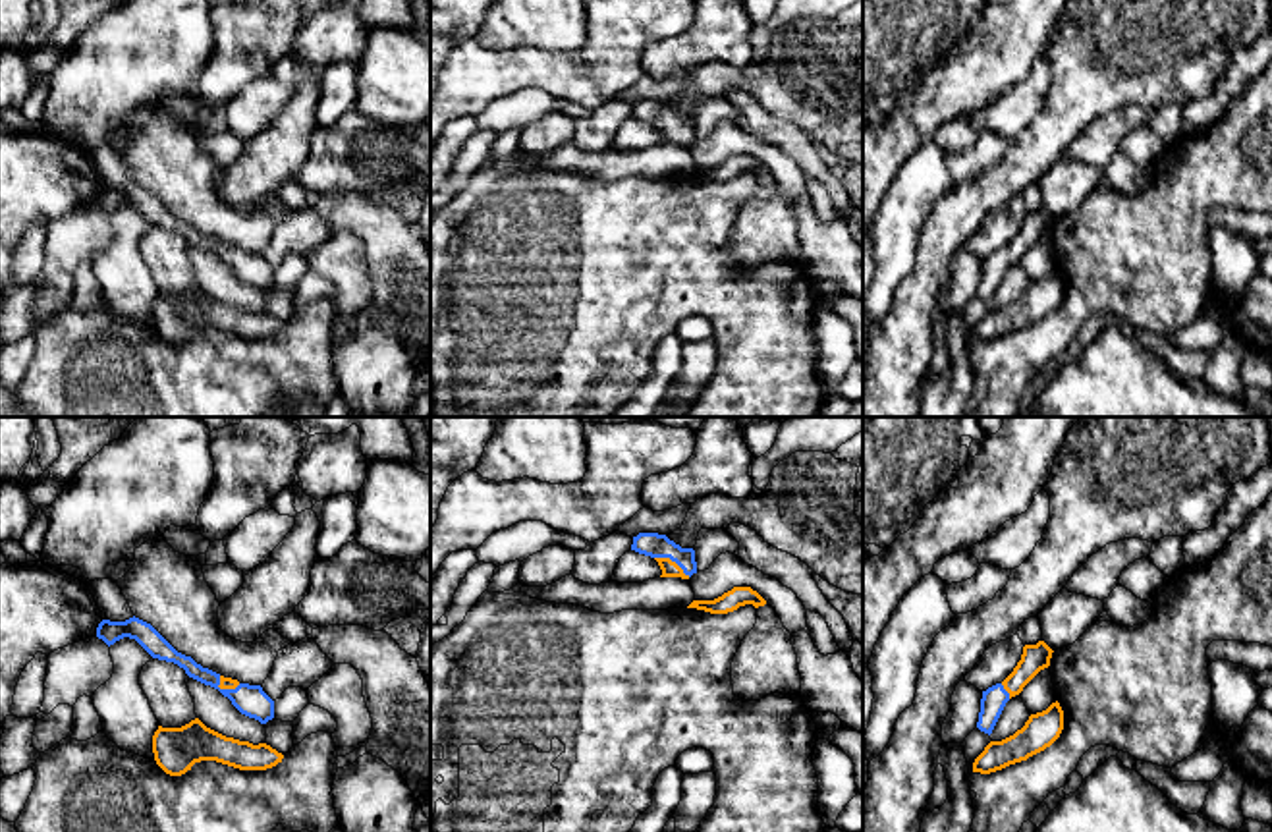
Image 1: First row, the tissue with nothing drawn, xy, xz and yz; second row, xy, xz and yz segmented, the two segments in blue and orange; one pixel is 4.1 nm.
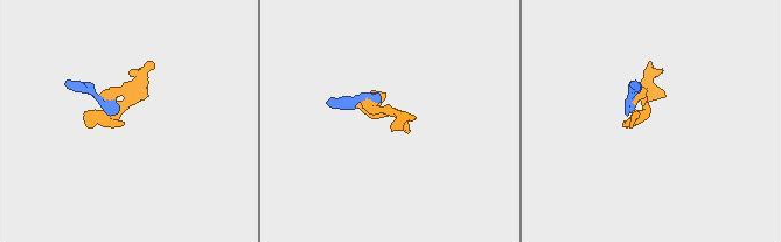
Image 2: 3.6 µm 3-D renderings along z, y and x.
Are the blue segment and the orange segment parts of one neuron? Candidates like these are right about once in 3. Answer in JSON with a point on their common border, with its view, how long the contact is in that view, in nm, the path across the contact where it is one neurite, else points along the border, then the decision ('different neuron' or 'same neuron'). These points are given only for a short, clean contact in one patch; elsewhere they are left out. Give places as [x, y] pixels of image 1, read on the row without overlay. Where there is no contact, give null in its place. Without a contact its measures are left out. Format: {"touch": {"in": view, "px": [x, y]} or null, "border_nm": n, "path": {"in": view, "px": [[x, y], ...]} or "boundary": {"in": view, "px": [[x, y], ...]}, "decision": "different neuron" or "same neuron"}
{"touch": {"in": "xz", "px": [672, 128]}, "border_nm": 170, "path": {"in": "xz", "px": [[653, 112], [672, 128], [668, 136]]}, "decision": "same neuron"}

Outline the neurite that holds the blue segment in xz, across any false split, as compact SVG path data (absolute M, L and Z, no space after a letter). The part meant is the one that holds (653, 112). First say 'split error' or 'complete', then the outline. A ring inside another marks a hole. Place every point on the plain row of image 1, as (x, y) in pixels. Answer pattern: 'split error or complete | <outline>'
split error | M639 100L633 104L631 118L654 125L662 137L660 145L689 147L697 141L695 118L681 116L666 102Z

